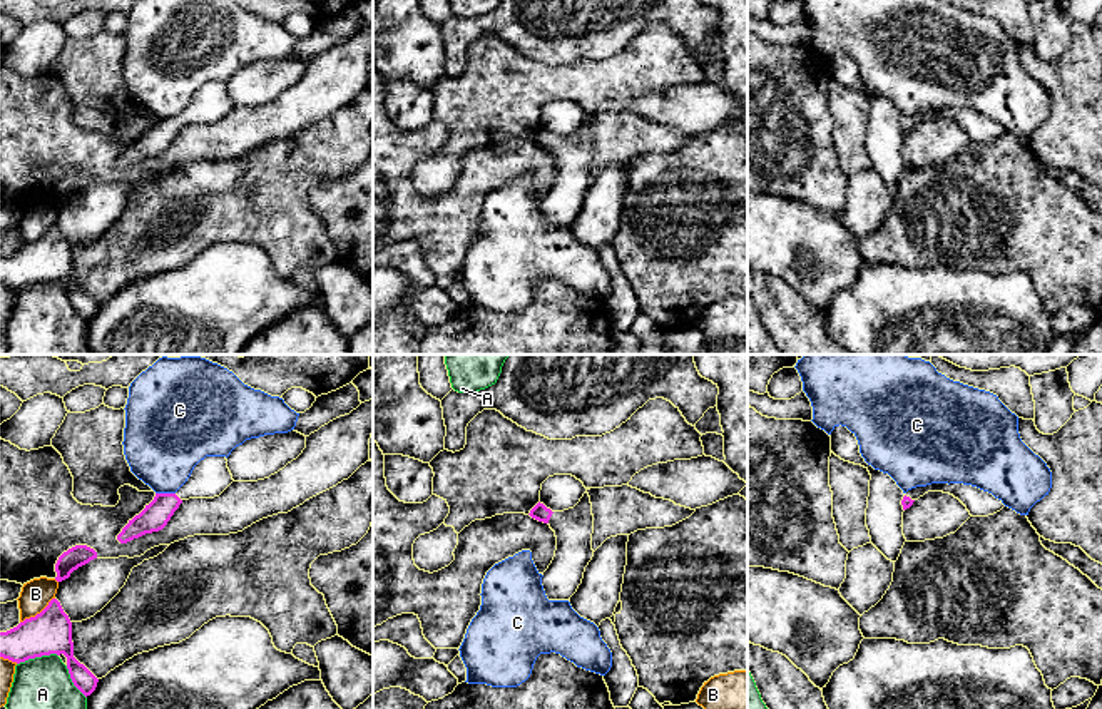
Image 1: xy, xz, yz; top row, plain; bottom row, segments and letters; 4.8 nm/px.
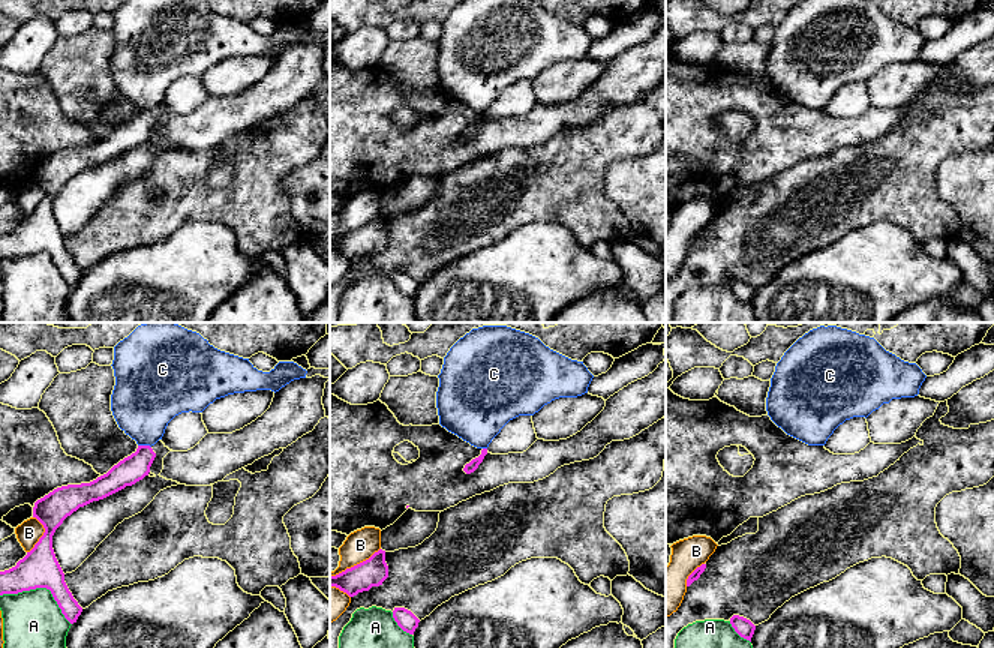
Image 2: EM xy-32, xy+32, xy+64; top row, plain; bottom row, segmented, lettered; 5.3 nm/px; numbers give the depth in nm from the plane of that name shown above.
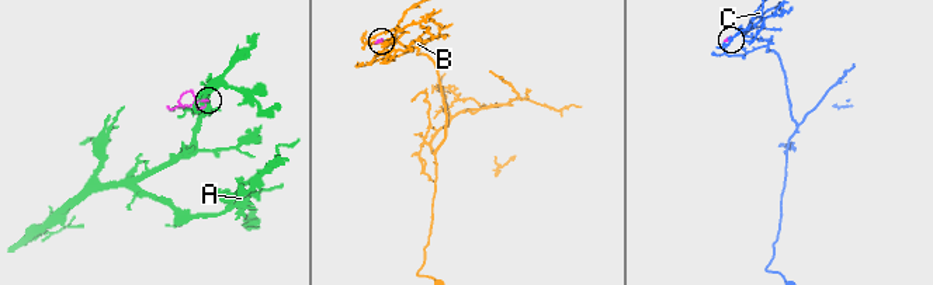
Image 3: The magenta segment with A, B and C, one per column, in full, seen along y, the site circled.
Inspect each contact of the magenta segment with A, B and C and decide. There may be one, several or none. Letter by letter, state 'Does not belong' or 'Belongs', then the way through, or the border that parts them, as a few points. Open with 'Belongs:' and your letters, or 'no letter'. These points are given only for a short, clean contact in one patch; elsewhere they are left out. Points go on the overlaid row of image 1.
Belongs: no letter
A: Does not belong
B: Does not belong
C: Does not belong. Boundary: xy (156, 492), (174, 494)

